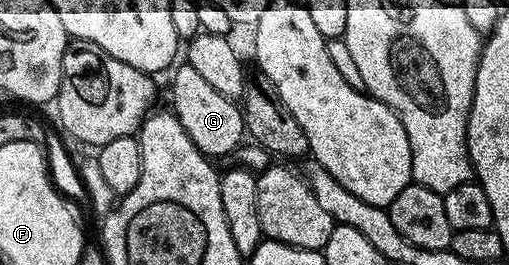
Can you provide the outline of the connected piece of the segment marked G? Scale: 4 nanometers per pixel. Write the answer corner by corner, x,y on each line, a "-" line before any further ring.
184,62
181,63
181,68
178,68
171,73
173,76
170,108
176,113
178,122
182,122
182,130
186,130
190,142
194,142
194,146
198,146
198,150
202,150
204,156
209,158
231,157
246,140
244,113
241,105
237,101
226,98
226,94
218,94
214,86
208,85
194,71
194,66

